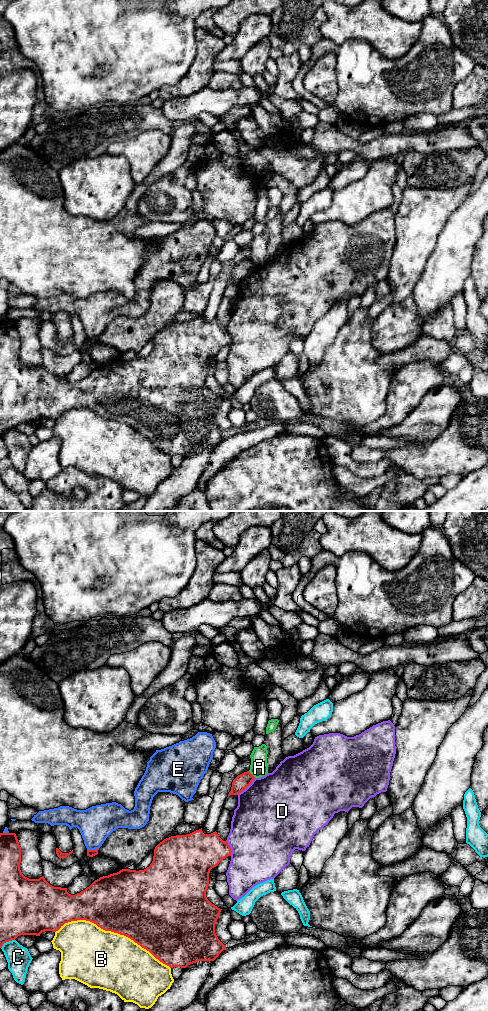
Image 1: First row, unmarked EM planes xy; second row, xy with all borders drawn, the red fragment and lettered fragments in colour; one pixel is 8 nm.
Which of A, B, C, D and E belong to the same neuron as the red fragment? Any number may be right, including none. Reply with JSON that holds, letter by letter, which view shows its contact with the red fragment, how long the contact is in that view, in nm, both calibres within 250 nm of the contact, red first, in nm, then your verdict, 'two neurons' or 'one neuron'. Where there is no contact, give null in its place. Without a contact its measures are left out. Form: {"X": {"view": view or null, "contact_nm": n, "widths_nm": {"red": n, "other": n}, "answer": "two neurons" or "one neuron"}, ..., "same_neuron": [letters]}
{"A": {"view": "xy", "contact_nm": 80, "widths_nm": {"red": 120, "other": 140}, "answer": "two neurons"}, "B": {"view": "xy", "contact_nm": 950, "widths_nm": {"red": 500, "other": 460}, "answer": "two neurons"}, "C": {"view": "xy", "contact_nm": 130, "widths_nm": {"red": 340, "other": 190}, "answer": "two neurons"}, "D": {"view": "xy", "contact_nm": 200, "widths_nm": {"red": 120, "other": 500}, "answer": "two neurons"}, "E": {"view": "xy", "contact_nm": 100, "widths_nm": {"red": 60, "other": 280}, "answer": "two neurons"}, "same_neuron": []}

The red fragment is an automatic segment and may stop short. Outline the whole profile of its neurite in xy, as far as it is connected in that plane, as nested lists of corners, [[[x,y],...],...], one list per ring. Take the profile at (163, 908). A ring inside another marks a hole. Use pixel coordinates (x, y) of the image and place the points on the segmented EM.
[[[202,828],[186,835],[164,839],[154,849],[153,861],[144,870],[122,869],[100,877],[85,890],[71,895],[67,888],[54,887],[44,878],[29,879],[20,870],[21,847],[15,833],[0,833],[0,948],[20,935],[40,936],[45,931],[58,931],[65,923],[86,920],[105,931],[124,935],[149,951],[163,964],[186,968],[198,961],[214,961],[226,949],[215,933],[222,909],[206,897],[210,870],[231,856],[231,848],[217,832],[204,834]]]

